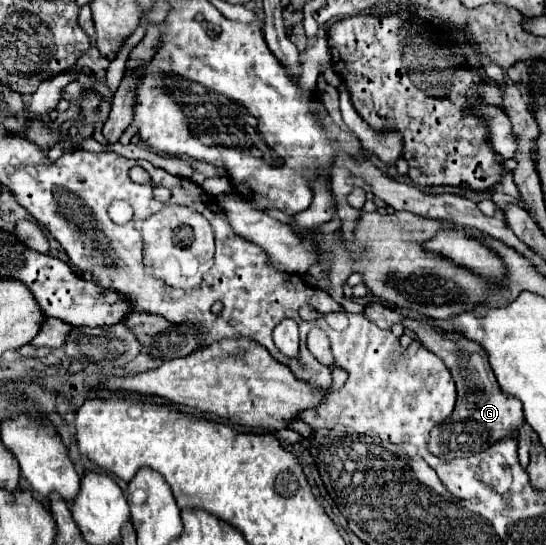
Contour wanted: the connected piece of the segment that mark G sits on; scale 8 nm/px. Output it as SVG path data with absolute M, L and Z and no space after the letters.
M368 303L364 317L382 329L390 329L394 323L402 323L406 329L414 331L416 337L424 343L424 347L428 347L434 355L438 355L444 361L444 365L450 369L458 389L458 401L456 401L454 413L446 421L442 421L438 427L434 427L430 433L428 445L434 455L440 455L442 459L450 461L454 457L480 453L504 437L512 437L512 439L520 437L520 427L526 425L526 419L522 415L522 403L500 391L498 381L494 379L494 373L488 365L486 351L480 345L476 345L474 341L462 339L462 335L456 335L450 331L440 333L428 323L404 319L400 313L390 311L390 307L382 303Z

